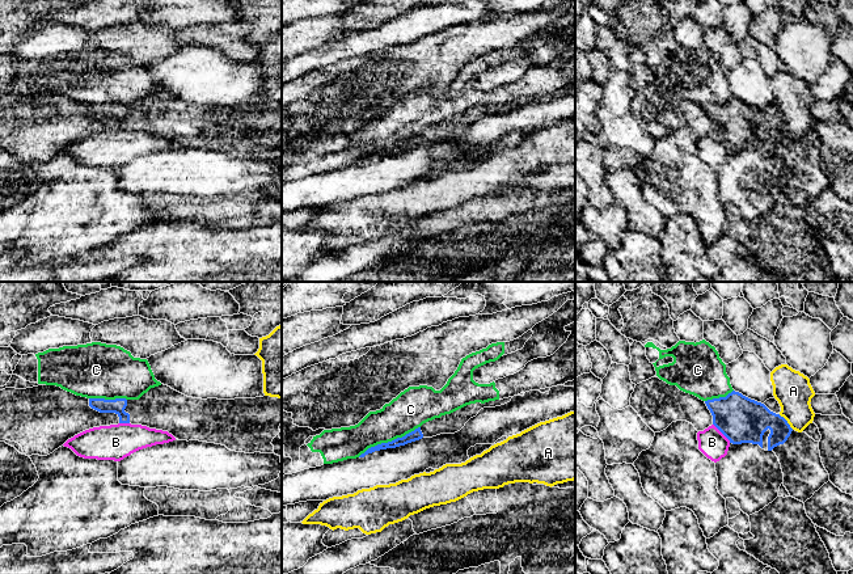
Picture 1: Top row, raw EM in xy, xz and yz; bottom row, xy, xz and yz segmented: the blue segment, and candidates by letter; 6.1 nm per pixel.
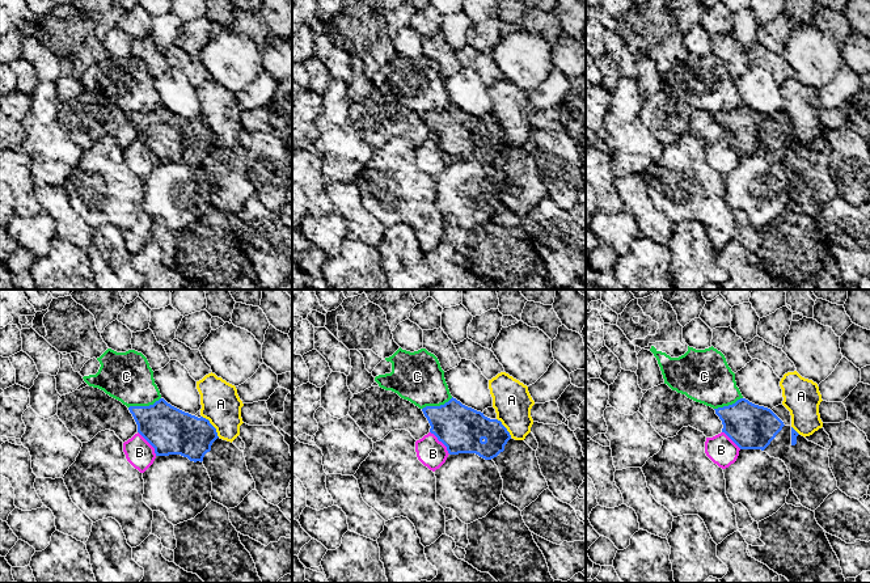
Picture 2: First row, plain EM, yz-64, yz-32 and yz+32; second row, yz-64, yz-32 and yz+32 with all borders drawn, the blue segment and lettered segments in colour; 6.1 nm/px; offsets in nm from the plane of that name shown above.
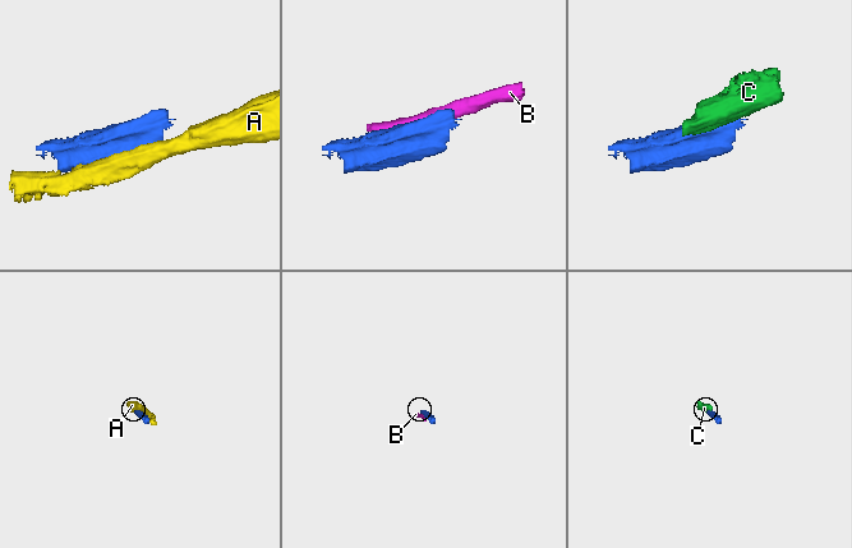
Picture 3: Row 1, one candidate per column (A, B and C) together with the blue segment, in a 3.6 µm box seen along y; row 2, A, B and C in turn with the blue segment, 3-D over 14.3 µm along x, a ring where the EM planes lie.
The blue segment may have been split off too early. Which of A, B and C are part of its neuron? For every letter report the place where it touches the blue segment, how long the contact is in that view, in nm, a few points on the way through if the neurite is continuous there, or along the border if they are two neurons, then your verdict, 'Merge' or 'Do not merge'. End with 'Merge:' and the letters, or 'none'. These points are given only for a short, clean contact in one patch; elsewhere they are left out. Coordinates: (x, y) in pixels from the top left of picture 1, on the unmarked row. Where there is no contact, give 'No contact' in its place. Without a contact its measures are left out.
A: Touches blue at yz (786, 127). Shared border 130 nm. Do not merge
B: Touches blue at yz (721, 138). Shared border 160 nm. Do not merge
C: Touches blue at xz (388, 148). Shared border 420 nm. Do not merge
Merge: none

